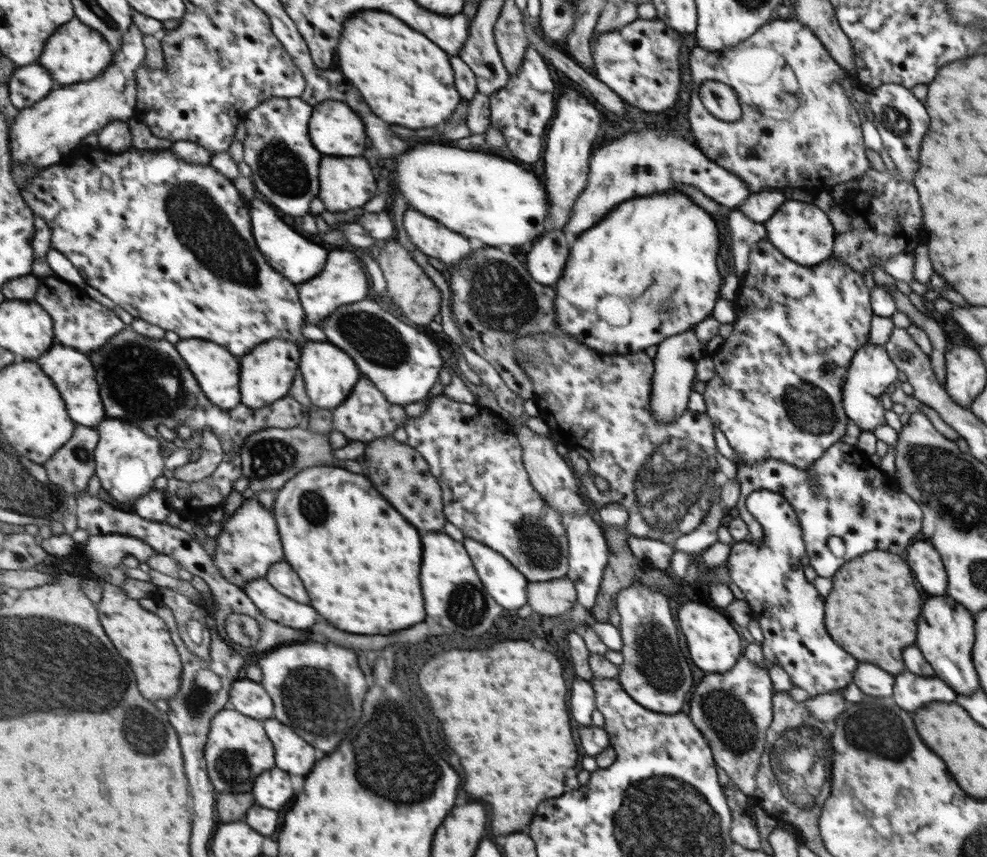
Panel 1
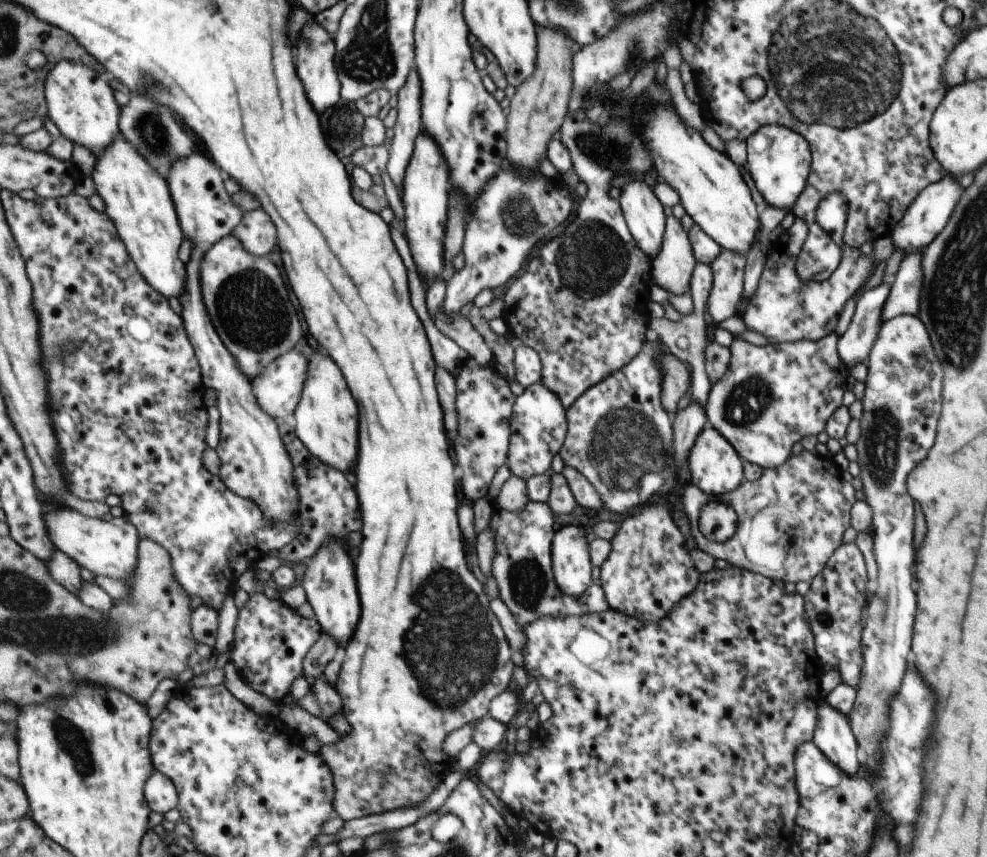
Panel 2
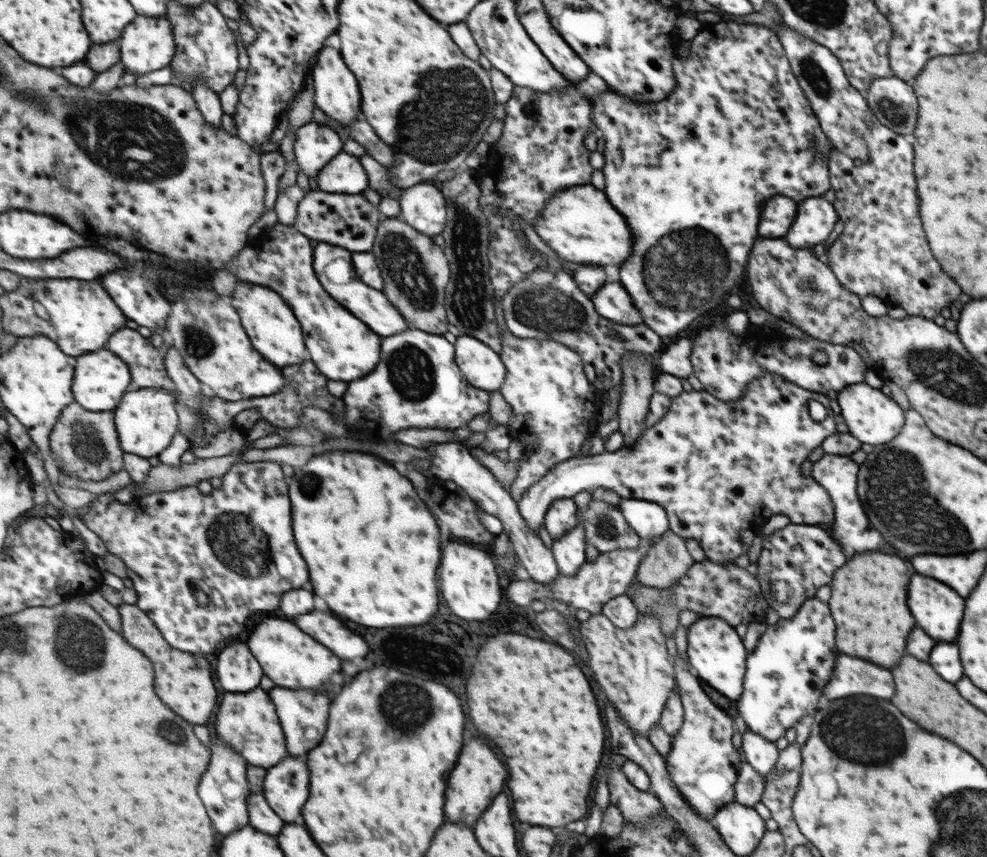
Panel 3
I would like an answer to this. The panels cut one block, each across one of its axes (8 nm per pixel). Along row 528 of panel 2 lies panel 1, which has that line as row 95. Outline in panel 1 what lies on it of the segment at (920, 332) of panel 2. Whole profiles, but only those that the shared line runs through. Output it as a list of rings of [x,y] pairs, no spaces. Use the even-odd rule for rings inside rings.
[[[881,84],[879,88],[873,88],[873,92],[869,92],[869,110],[873,112],[873,130],[879,132],[881,140],[883,140],[883,148],[887,150],[889,158],[895,164],[895,170],[899,170],[899,174],[903,176],[903,180],[913,184],[913,176],[917,170],[917,150],[919,150],[919,142],[929,126],[929,118],[925,114],[925,108],[919,100],[915,100],[911,96],[909,90],[905,90],[905,86],[901,84]]]

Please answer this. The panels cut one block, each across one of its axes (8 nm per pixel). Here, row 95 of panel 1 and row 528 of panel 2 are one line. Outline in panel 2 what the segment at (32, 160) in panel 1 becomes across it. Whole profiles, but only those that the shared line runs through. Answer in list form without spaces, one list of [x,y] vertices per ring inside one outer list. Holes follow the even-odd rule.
[[[47,510],[45,518],[49,522],[49,532],[59,552],[69,554],[85,570],[93,572],[95,578],[113,578],[125,584],[137,578],[137,568],[141,562],[139,548],[143,538],[139,528],[127,516],[101,520],[101,518],[85,516],[77,510]]]

